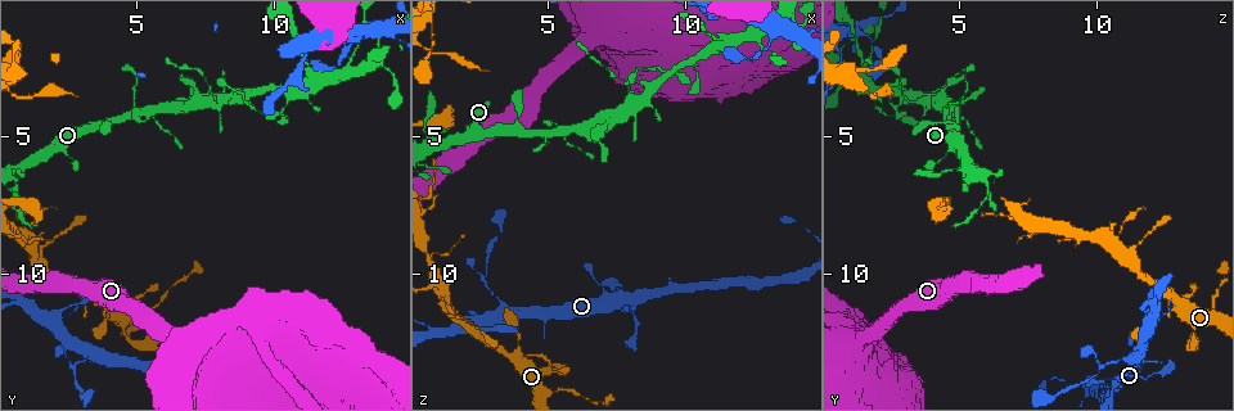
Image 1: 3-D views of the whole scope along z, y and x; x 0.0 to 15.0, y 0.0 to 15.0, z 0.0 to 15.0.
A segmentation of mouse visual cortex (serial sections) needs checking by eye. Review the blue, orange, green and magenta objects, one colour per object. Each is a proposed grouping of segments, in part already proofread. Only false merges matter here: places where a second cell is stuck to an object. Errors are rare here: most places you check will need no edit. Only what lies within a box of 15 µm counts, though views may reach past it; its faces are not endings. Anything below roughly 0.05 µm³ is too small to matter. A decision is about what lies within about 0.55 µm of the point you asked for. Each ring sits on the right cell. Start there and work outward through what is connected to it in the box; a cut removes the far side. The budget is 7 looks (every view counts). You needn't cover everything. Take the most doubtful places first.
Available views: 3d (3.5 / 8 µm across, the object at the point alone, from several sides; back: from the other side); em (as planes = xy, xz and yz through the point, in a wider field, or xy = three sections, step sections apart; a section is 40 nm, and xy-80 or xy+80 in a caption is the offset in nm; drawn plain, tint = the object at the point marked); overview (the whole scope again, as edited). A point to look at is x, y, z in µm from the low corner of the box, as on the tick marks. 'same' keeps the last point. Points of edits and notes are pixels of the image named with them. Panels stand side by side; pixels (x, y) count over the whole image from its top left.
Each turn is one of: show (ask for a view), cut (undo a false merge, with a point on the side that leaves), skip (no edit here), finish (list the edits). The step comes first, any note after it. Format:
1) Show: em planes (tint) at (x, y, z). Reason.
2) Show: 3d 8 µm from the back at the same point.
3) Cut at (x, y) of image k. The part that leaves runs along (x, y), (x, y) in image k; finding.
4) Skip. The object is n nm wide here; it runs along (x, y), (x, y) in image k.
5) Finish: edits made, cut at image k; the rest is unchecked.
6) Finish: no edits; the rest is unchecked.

Show: 3d 3.5 µm at (8.0, 3.8, 3.7). Three arms meet.

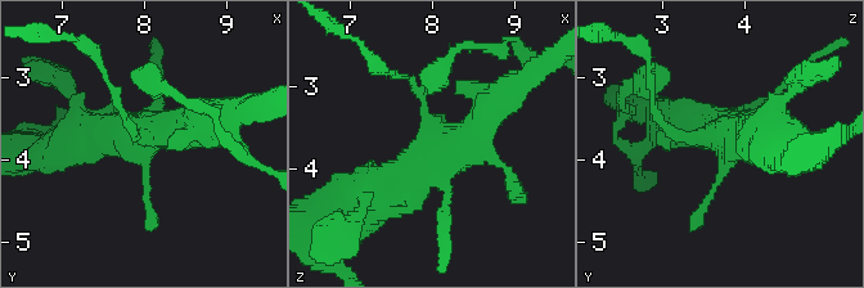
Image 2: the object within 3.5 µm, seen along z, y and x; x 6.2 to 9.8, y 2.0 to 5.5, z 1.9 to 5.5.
Show: em planes (tint) at (8.10, 3.65, 3.75). Now the EM.

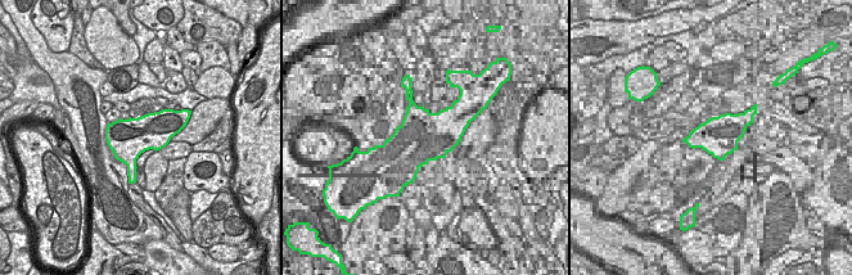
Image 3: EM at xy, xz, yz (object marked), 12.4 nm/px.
Skip. It runs along (364, 203), (450, 151), (502, 98) in image 2; continuous, no second cell.

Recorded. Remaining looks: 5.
Show: 3d 8 µm at (2.6, 13.4, 10.2). A fork.

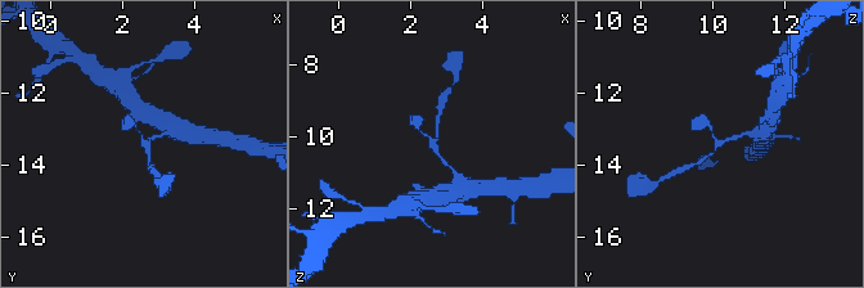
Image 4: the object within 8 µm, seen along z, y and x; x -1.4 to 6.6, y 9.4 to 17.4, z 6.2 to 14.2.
Show: 3d 3.5 µm at (2.6, 13.3, 10.2).

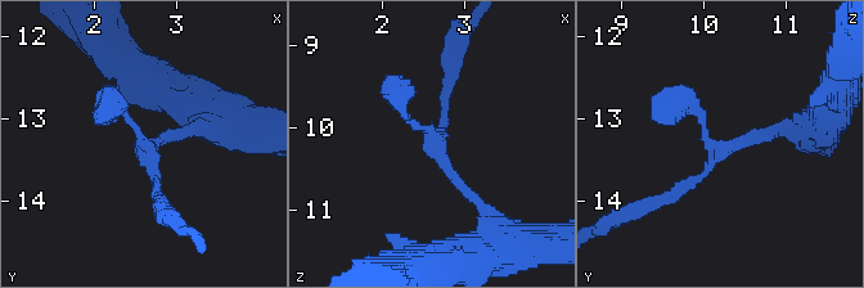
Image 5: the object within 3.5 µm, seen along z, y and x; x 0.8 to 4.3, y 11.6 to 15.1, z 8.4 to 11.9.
Skip. The arms are 150, 150, 150 nm wide; it runs along (783, 129), (734, 142), (658, 201) in image 5; continuous, no second cell.

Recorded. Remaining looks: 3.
Show: 3d 3.5 µm at (6.8, 12.5, 1.2). Thick turns thin.

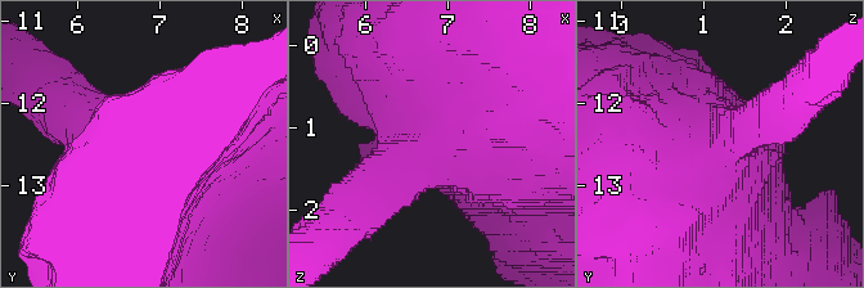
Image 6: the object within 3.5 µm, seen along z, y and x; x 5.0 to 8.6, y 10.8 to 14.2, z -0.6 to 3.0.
Show: em xy step 3 (tint) at the same point. Now the EM.

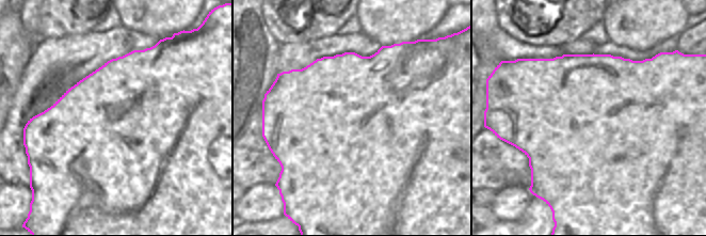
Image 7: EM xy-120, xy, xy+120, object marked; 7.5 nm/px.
Skip. It runs along (115, 127), (154, 156), (265, 148) in image 6; all the same cell.

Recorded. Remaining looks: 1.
Finish: no edits; the rest is unchecked.

